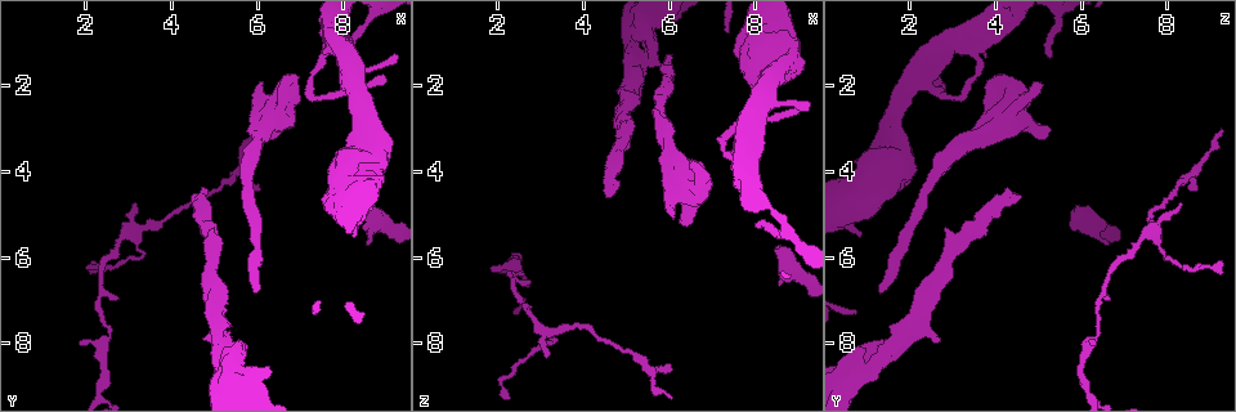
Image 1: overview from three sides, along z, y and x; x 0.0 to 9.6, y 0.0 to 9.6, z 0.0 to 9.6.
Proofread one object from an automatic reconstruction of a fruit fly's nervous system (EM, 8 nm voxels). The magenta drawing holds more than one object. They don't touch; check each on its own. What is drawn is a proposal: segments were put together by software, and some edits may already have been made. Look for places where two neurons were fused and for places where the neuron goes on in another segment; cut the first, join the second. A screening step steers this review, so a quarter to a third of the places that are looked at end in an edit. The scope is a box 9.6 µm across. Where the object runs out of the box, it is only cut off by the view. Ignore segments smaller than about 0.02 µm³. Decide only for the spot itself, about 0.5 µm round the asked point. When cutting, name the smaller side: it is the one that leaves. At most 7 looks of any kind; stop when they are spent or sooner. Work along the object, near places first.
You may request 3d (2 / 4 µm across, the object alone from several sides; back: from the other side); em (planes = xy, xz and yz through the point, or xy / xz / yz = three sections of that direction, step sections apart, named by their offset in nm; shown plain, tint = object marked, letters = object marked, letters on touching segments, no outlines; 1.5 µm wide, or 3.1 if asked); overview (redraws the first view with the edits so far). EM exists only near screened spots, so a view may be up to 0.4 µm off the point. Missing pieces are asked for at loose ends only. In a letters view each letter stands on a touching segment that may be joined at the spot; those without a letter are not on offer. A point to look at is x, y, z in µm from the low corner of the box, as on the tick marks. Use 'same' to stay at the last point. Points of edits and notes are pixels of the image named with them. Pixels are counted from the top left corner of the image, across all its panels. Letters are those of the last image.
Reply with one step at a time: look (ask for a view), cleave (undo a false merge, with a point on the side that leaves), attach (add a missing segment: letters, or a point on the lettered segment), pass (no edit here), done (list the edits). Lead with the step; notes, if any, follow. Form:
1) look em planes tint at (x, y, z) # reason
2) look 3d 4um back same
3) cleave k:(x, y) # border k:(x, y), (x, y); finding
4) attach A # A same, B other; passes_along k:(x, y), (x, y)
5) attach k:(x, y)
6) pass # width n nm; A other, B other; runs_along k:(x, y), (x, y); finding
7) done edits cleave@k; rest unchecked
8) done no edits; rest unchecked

look em planes letters at (3.15, 4.75, 8.30) # an open end

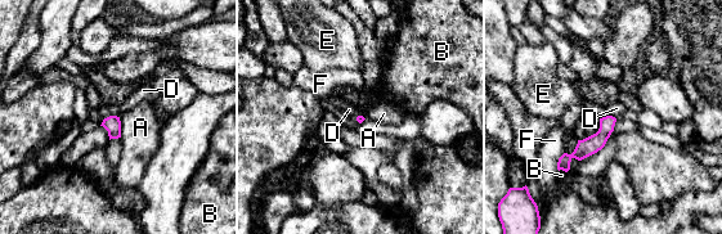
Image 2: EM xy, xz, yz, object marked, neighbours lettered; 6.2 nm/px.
pass # A other, B other, D other, E other, F other; runs_along 2:(611, 120), (590, 145), (560, 166); none of them fits

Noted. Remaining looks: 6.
look em 3.1um planes letters at (6.05, 4.40, 8.55)

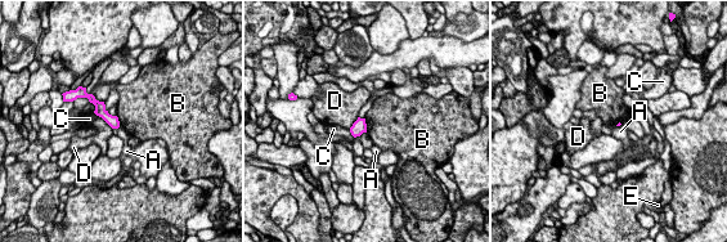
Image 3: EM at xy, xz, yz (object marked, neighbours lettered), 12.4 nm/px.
pass # A other, B other, C other, D other, E other; border 3:(364, 119), (367, 131); none of them fits

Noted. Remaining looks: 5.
look 3d 4um at (8.05, 1.30, 5.30)

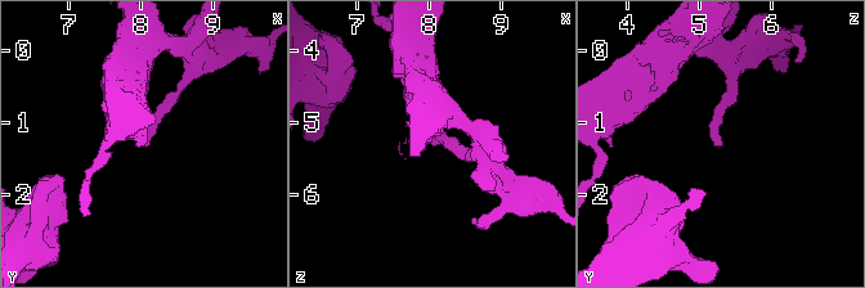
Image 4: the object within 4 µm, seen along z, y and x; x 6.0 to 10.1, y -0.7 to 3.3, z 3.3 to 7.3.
look em planes letters at (8.05, 1.30, 5.35) # shape alone is not enough

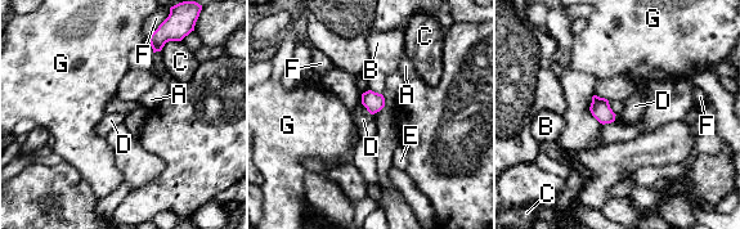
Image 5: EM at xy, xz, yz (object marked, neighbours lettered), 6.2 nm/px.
pass # A other, B other, C other, D other, E other, F other, G other; border 5:(362, 103), (371, 115); none of them fits

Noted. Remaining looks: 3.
done no edits; rest unchecked

